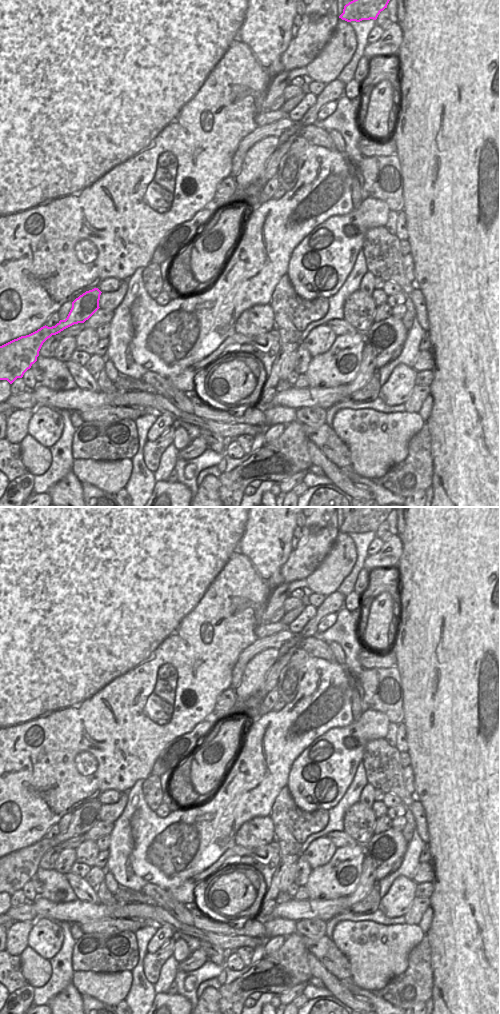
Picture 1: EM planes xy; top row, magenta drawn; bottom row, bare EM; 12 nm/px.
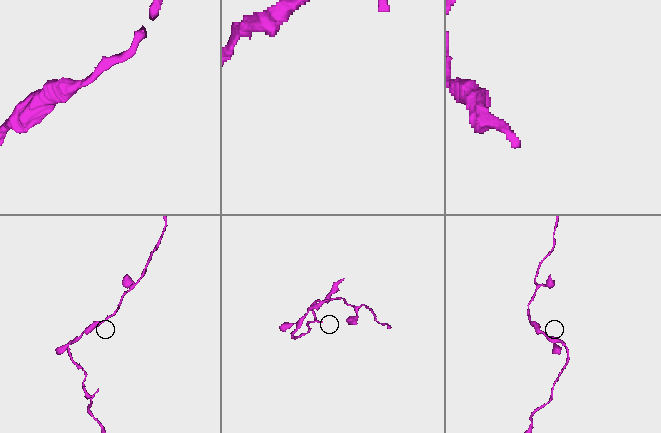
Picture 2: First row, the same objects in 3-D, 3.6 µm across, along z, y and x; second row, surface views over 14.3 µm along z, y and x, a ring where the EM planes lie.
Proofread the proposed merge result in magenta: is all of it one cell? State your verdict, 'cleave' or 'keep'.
keep

